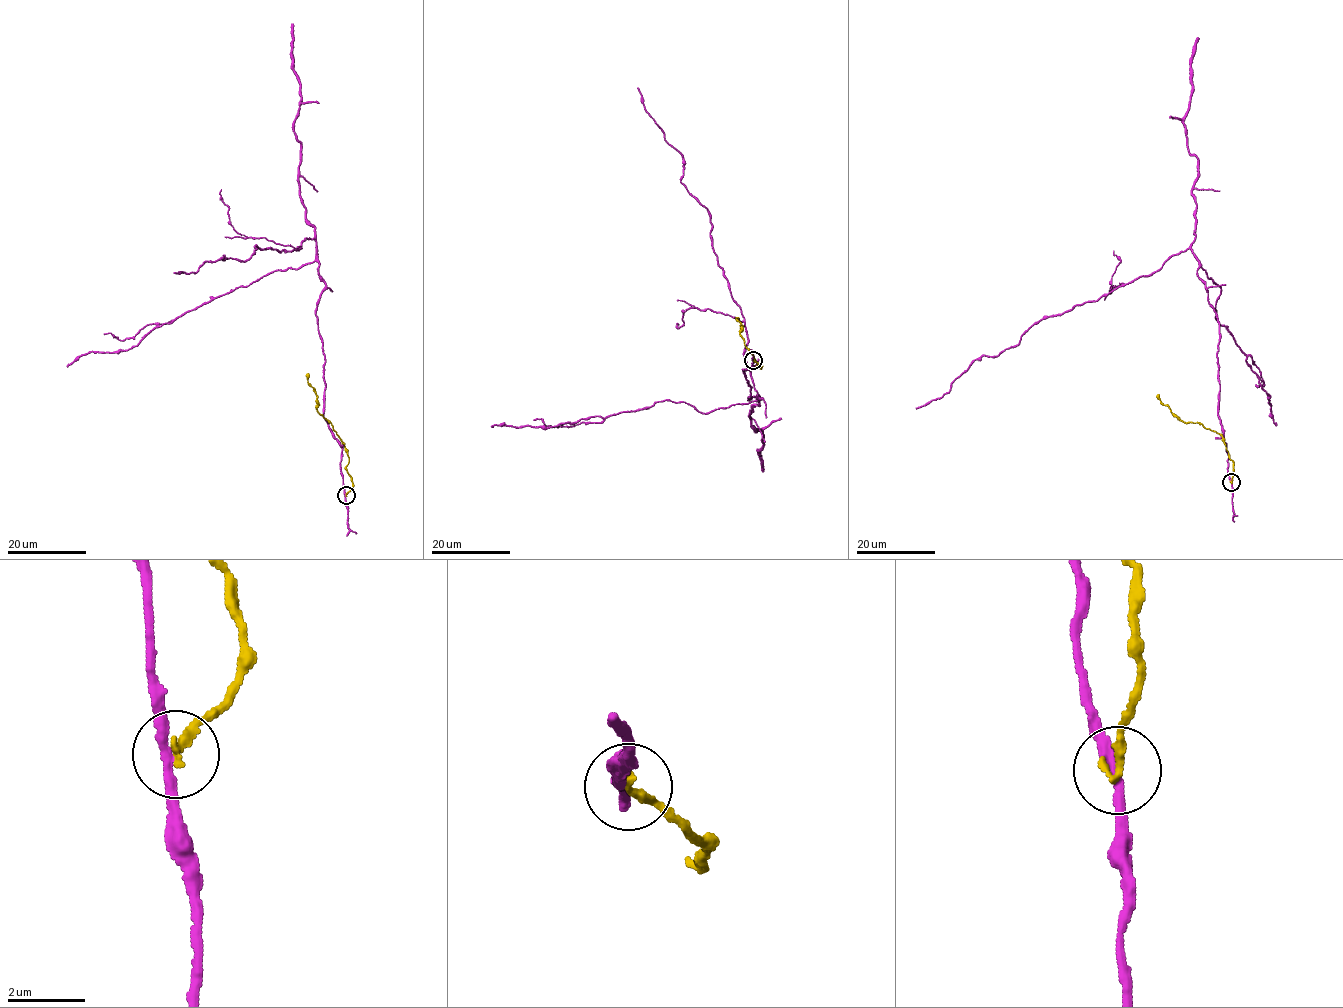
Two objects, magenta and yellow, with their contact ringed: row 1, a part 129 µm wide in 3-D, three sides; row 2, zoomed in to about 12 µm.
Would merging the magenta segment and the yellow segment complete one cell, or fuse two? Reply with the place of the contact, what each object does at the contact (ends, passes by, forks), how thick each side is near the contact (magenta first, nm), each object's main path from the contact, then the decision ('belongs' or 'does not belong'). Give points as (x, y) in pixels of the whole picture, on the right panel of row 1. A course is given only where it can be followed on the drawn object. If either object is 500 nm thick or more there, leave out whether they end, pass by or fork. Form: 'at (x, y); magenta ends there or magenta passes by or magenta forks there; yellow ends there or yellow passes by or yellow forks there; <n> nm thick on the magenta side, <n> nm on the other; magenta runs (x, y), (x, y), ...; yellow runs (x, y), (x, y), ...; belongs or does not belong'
at (1231, 482); magenta passes by; yellow ends there; 240 nm thick on the magenta side, 240 nm on the other; magenta runs (1231, 482), (1217, 314), (1190, 249), (1044, 316), (915, 408); yellow runs (1231, 482), (1233, 460), (1224, 438), (1198, 422), (1181, 421), (1161, 402), (1158, 394); does not belong

